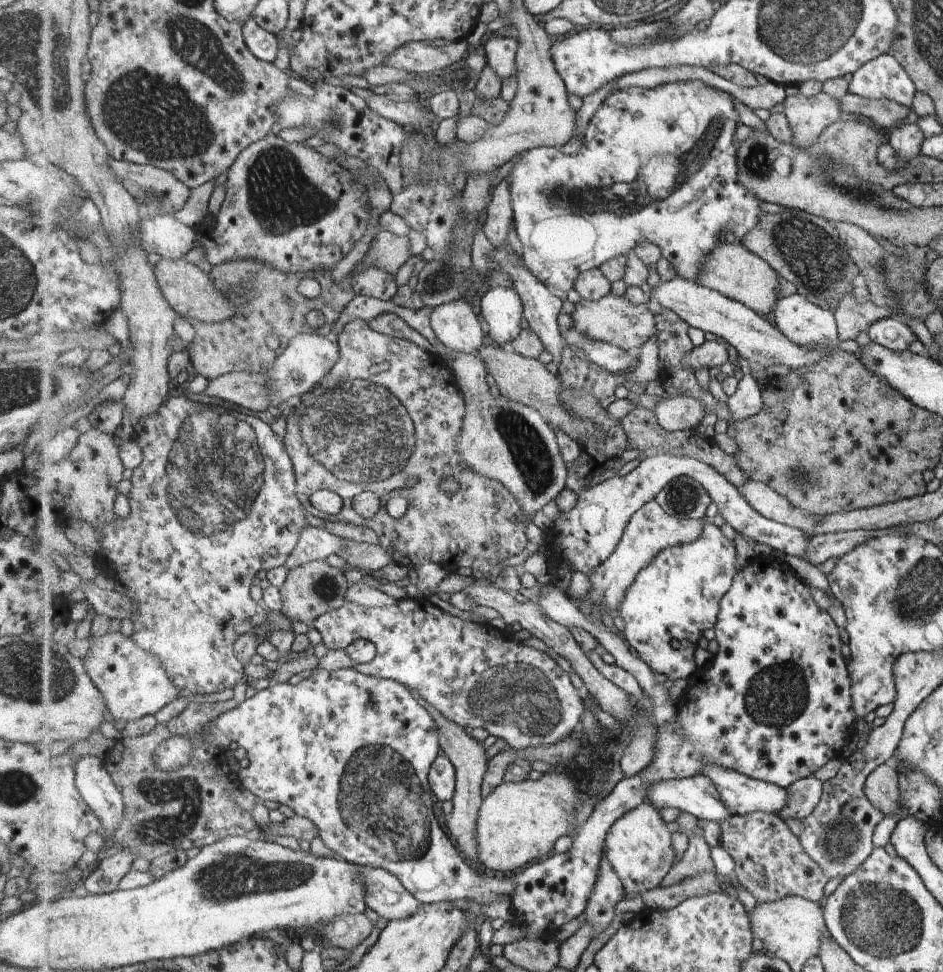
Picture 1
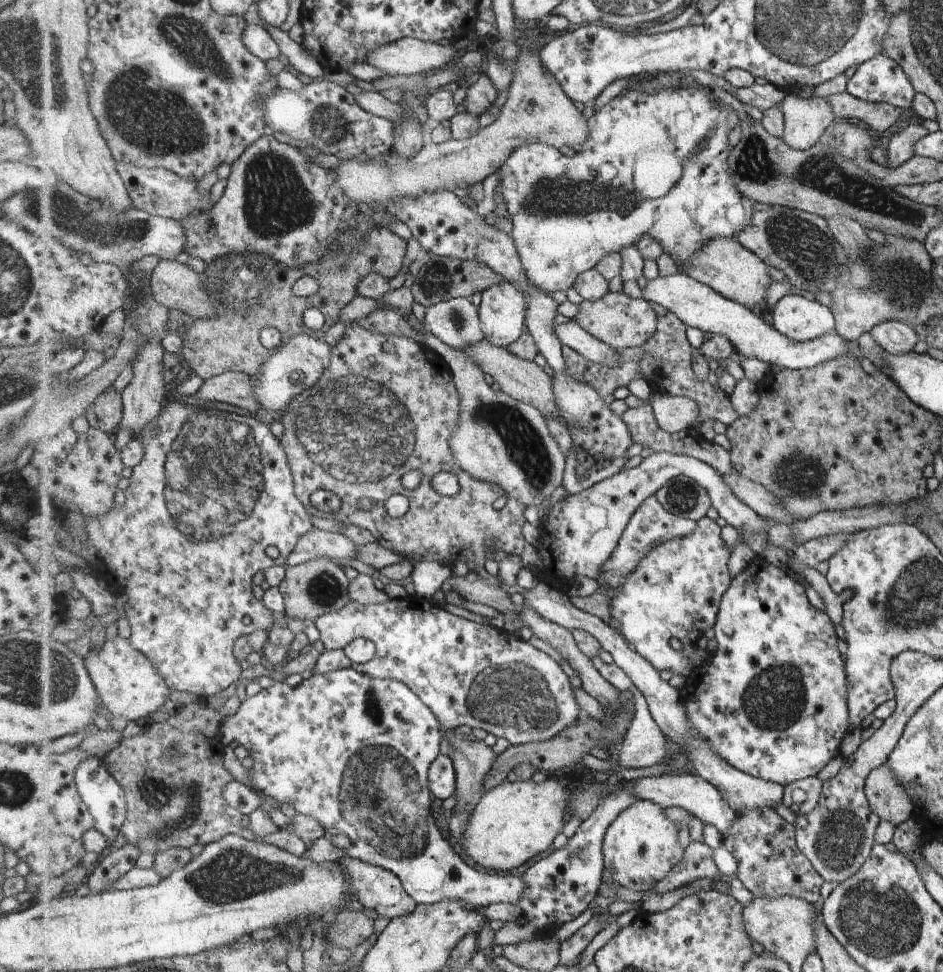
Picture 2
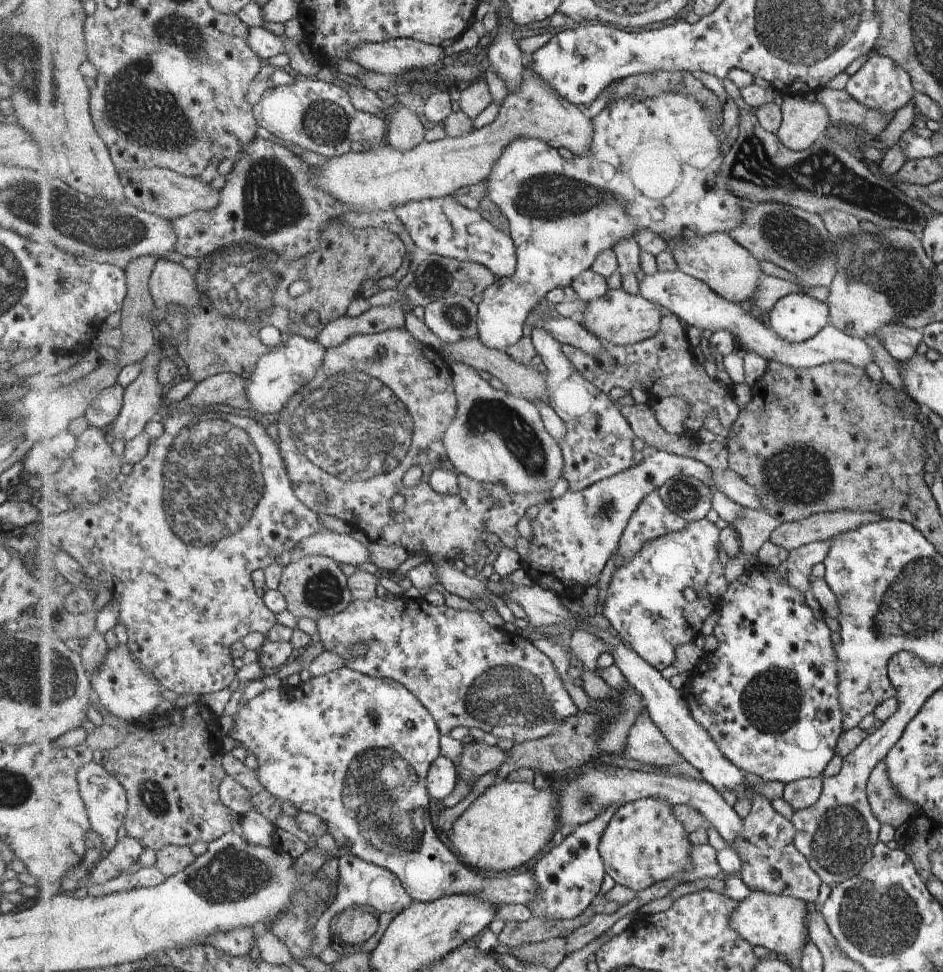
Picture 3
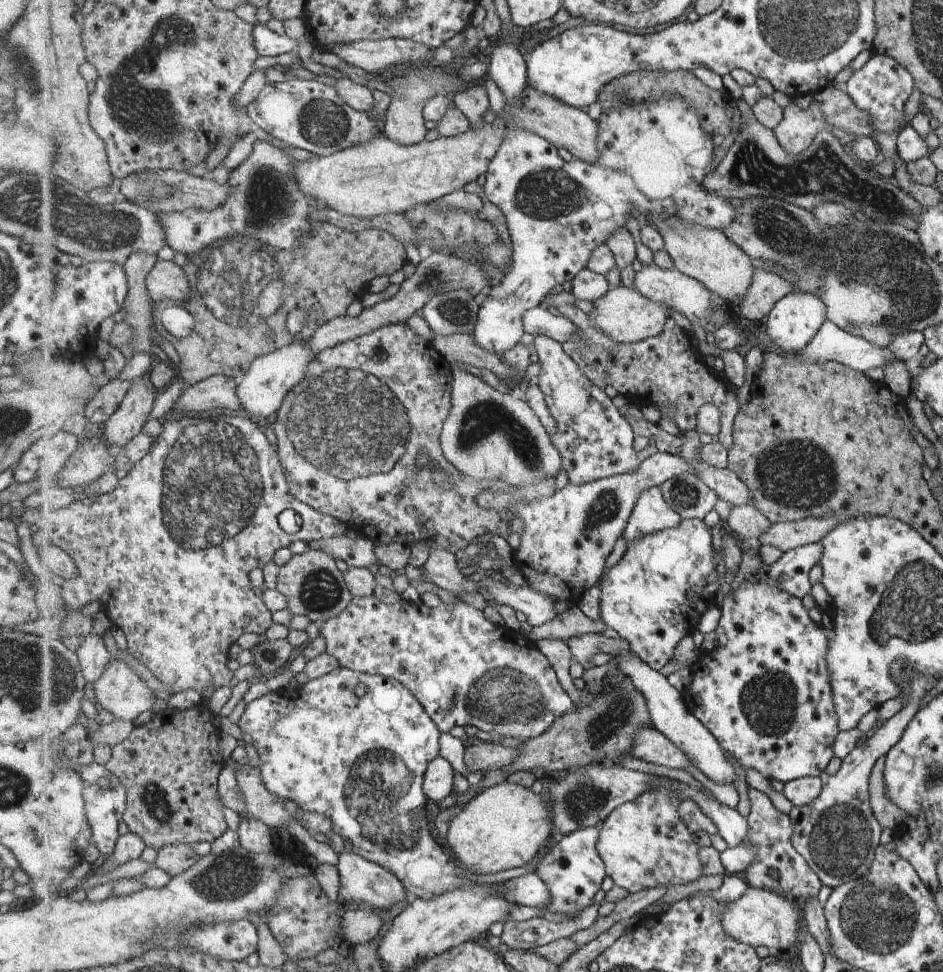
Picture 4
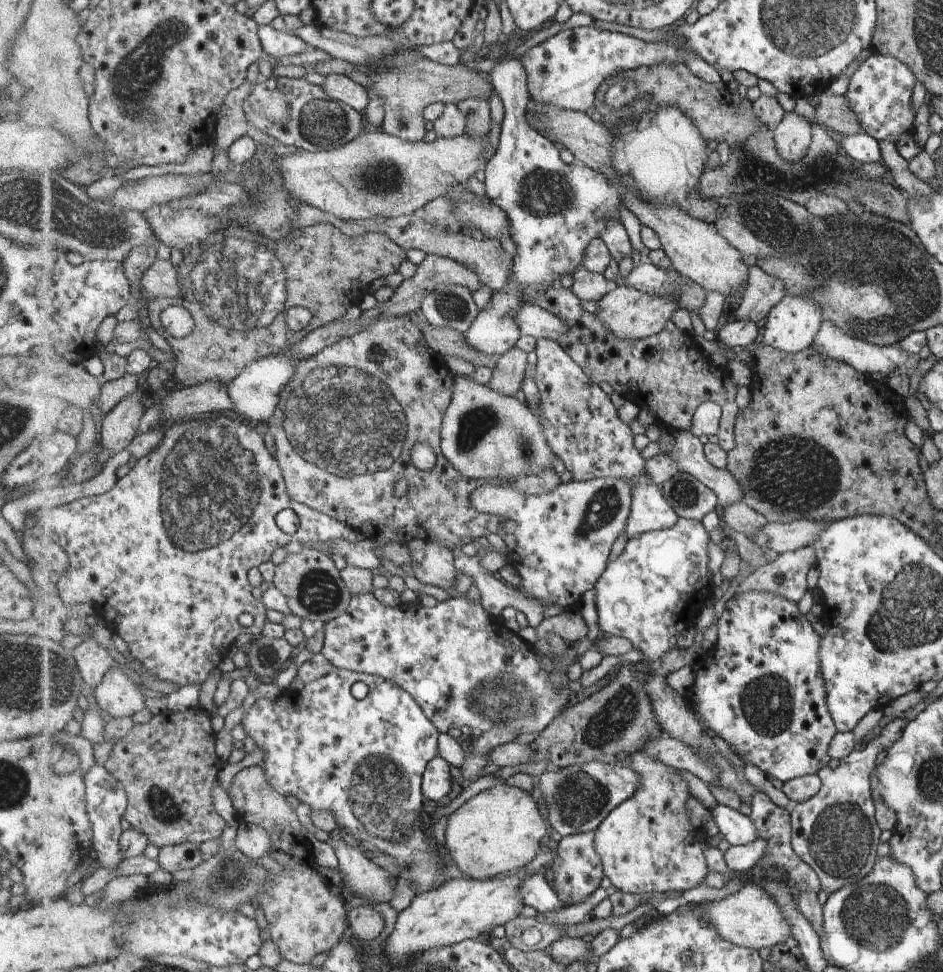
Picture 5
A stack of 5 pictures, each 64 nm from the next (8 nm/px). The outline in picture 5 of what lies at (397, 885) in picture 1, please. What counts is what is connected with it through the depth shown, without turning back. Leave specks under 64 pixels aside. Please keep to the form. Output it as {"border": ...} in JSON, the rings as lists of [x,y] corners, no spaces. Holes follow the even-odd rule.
{"border":[[[339,831],[330,834],[328,843],[339,860],[345,898],[367,896],[371,900],[387,903],[393,900],[398,878],[393,878],[385,868],[366,857],[359,846],[347,846]]]}

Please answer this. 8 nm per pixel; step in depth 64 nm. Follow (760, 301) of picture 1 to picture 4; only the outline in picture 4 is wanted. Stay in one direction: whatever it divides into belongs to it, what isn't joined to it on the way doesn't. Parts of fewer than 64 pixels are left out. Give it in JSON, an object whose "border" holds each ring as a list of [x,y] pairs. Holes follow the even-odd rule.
{"border":[[[680,219],[653,220],[655,228],[664,236],[666,250],[681,272],[700,280],[709,291],[713,291],[722,299],[736,301],[746,297],[754,281],[756,268],[753,260],[738,244],[735,244],[721,229],[706,229],[691,223],[683,223]]]}

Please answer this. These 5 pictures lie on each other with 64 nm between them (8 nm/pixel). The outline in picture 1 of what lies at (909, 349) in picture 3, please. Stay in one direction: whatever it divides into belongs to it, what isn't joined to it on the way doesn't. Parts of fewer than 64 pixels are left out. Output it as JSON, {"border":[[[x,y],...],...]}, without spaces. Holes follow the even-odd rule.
{"border":[[[885,317],[874,322],[867,330],[870,340],[893,352],[901,352],[915,340],[910,328],[897,318]]]}

